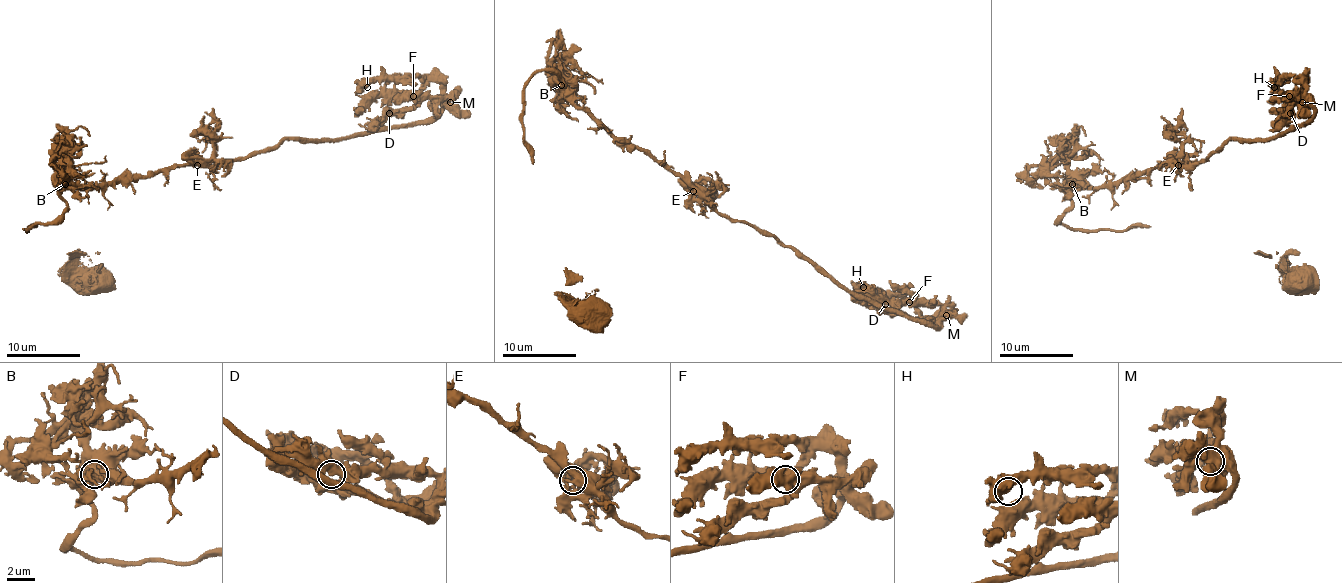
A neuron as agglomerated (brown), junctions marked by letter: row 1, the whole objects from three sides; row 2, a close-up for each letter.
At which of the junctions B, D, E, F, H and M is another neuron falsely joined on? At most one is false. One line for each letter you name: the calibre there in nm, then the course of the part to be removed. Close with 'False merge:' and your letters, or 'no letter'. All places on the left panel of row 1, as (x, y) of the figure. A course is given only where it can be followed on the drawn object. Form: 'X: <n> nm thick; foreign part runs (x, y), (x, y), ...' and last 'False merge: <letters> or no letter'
False merge: no letter

